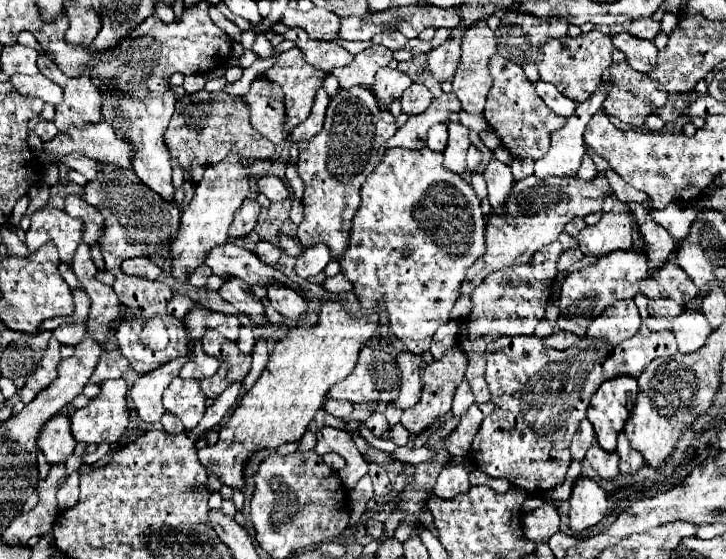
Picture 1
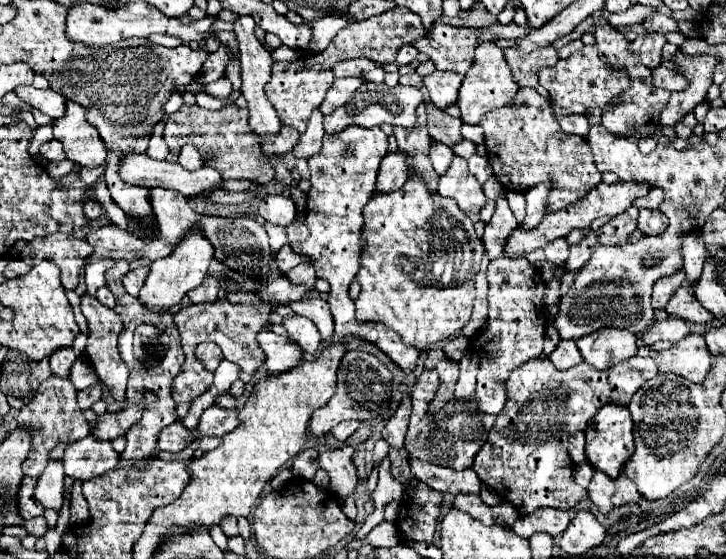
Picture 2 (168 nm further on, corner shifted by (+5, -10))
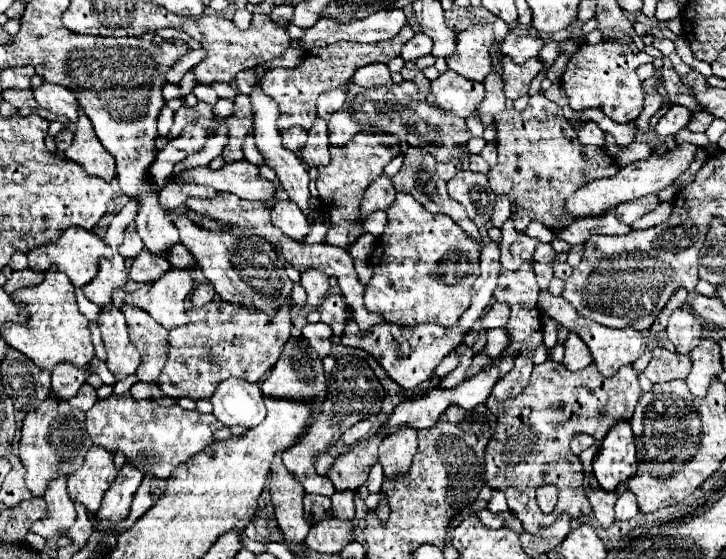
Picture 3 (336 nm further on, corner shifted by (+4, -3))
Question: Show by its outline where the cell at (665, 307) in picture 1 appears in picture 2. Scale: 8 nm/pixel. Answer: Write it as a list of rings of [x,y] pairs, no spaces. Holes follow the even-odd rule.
[[[666,317],[662,321],[654,321],[650,323],[650,327],[642,333],[644,343],[658,343],[658,341],[680,341],[682,337],[686,337],[690,333],[688,323],[684,319],[678,317]]]

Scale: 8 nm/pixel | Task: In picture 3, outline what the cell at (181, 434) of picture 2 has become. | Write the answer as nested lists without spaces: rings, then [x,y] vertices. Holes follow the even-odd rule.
[[[111,394],[105,400],[97,400],[97,404],[87,412],[87,434],[93,444],[105,448],[111,454],[123,454],[129,464],[135,464],[145,476],[153,478],[169,478],[173,468],[185,462],[189,456],[201,452],[209,444],[215,442],[213,434],[221,428],[221,424],[213,418],[213,414],[201,414],[197,410],[183,410],[181,406],[159,406],[149,400],[141,400],[139,404],[131,398],[131,394],[115,396]]]

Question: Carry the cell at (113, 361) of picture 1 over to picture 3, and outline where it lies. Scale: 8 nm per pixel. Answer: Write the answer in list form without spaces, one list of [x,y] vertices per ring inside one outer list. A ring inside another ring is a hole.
[[[83,384],[83,388],[79,388],[77,396],[73,396],[73,398],[69,400],[69,404],[75,406],[75,408],[79,408],[79,410],[83,410],[83,412],[87,412],[97,400],[99,400],[99,398],[97,398],[95,388],[89,386],[89,384]]]

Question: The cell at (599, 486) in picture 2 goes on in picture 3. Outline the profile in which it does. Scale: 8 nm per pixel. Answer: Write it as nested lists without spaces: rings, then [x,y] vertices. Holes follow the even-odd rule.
[[[585,484],[585,494],[587,494],[589,502],[591,502],[593,514],[599,520],[599,524],[603,528],[609,528],[613,524],[613,520],[615,520],[613,508],[615,508],[615,502],[617,502],[617,492],[605,492],[603,488],[591,490],[589,484]]]

